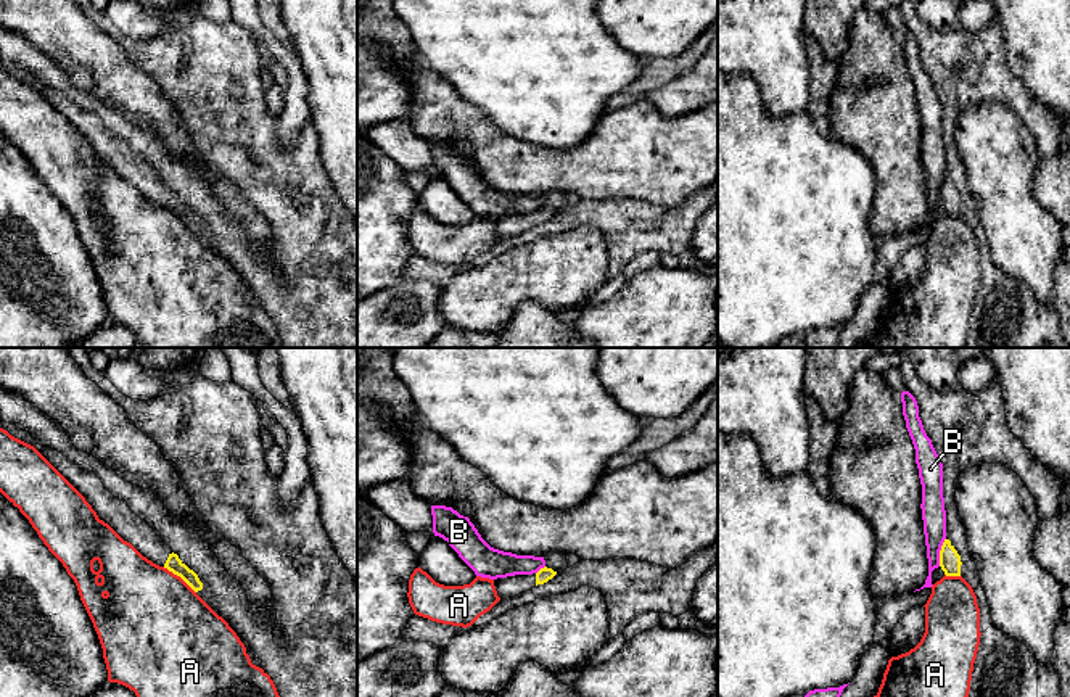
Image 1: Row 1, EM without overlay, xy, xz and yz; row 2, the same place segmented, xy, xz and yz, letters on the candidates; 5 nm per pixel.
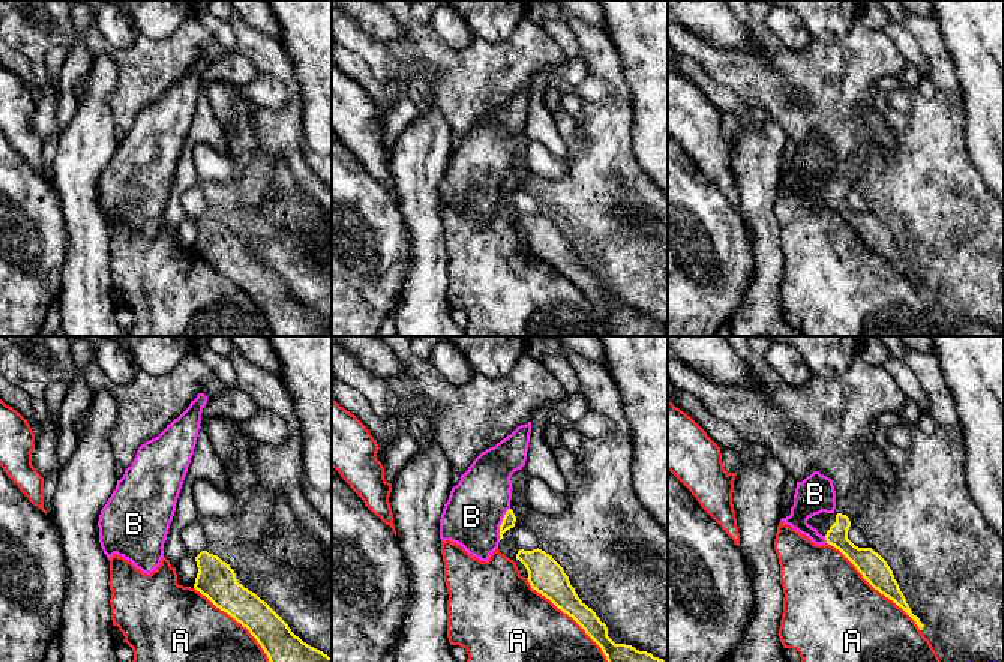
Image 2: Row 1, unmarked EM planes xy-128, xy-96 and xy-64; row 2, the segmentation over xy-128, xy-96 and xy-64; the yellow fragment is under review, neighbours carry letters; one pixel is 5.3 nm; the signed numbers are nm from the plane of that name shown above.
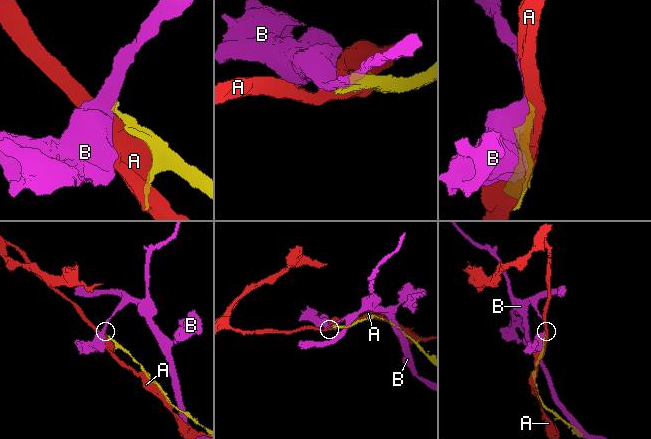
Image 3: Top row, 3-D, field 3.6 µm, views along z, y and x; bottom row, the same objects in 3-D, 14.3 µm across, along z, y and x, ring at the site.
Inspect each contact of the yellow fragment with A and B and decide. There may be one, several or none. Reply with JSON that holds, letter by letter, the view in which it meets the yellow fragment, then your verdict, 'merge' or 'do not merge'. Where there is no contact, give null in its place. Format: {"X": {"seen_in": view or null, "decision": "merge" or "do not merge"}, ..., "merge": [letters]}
{"A": {"seen_in": "xy", "decision": "do not merge"}, "B": {"seen_in": "yz", "decision": "do not merge"}, "merge": []}

